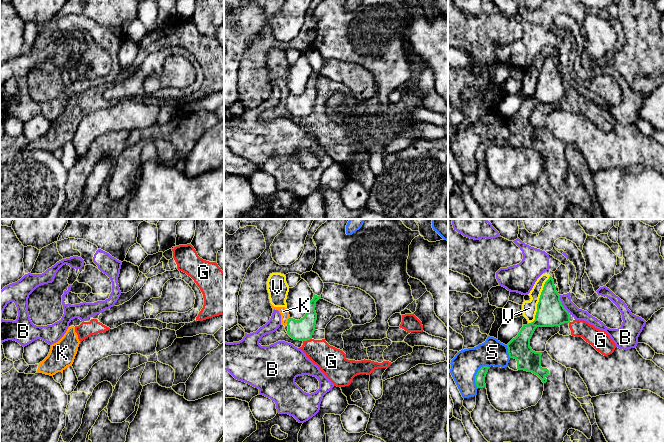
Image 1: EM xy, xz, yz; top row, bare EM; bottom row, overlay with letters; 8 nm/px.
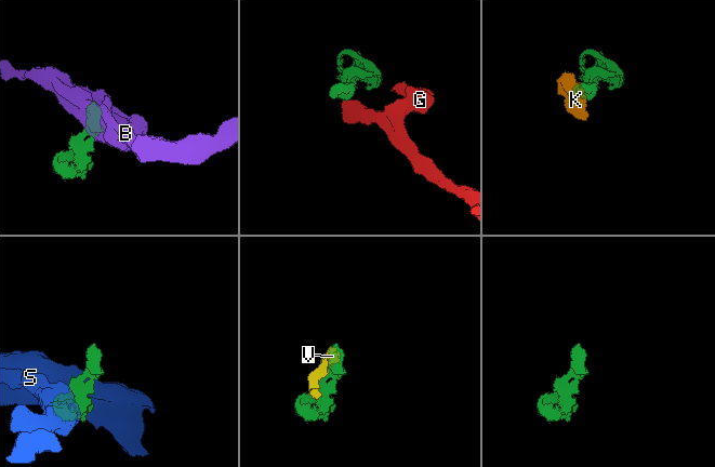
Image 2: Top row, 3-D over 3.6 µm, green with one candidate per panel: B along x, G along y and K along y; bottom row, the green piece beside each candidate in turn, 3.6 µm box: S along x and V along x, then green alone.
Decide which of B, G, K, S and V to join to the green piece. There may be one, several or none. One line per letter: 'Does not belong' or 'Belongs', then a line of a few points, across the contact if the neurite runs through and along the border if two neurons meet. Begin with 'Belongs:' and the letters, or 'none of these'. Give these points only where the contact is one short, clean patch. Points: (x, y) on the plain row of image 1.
Belongs: none of these
B: Does not belong
G: Does not belong. Line: xz (311, 114), (303, 117)
K: Does not belong
S: Does not belong
V: Does not belong. Line: yz (550, 52), (544, 60), (537, 80), (535, 95), (532, 98)

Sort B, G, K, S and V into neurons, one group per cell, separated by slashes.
B / G K V / S

